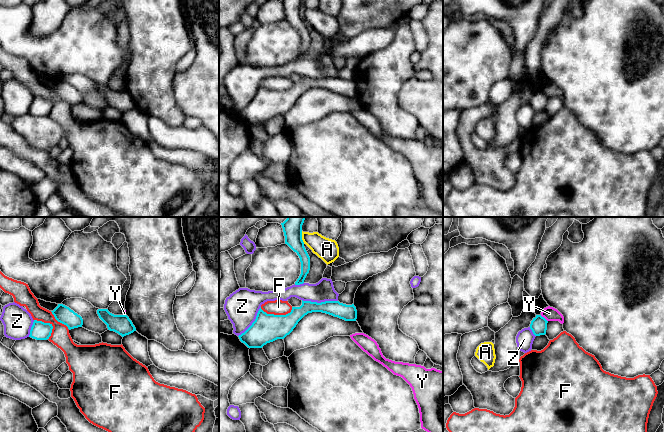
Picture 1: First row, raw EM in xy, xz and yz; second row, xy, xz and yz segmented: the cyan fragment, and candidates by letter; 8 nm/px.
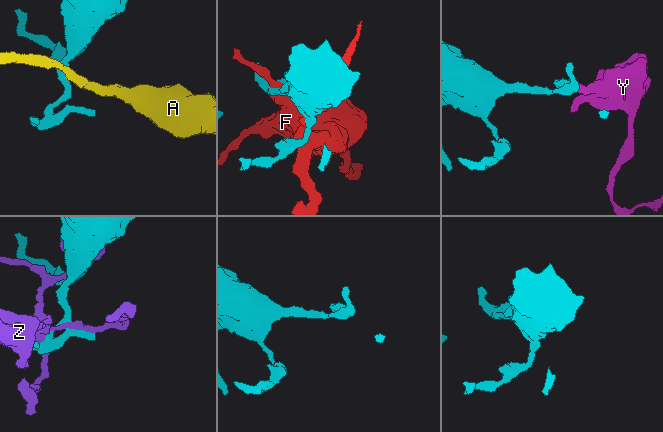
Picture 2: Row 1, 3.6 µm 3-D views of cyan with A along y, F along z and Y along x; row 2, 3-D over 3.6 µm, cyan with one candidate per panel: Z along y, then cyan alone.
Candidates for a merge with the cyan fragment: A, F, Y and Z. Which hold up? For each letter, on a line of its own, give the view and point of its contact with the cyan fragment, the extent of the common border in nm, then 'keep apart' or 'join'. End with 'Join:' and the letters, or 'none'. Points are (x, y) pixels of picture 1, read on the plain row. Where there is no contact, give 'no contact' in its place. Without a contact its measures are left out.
A: contact xz (301, 13); length 110 nm; keep apart
F: contact xz (276, 91); length 260 nm; keep apart
Y: contact yz (544, 94); length 80 nm; keep apart
Z: contact xz (321, 78); length 280 nm; keep apart
Join: none

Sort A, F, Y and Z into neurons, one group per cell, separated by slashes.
A / F / Y / Z

